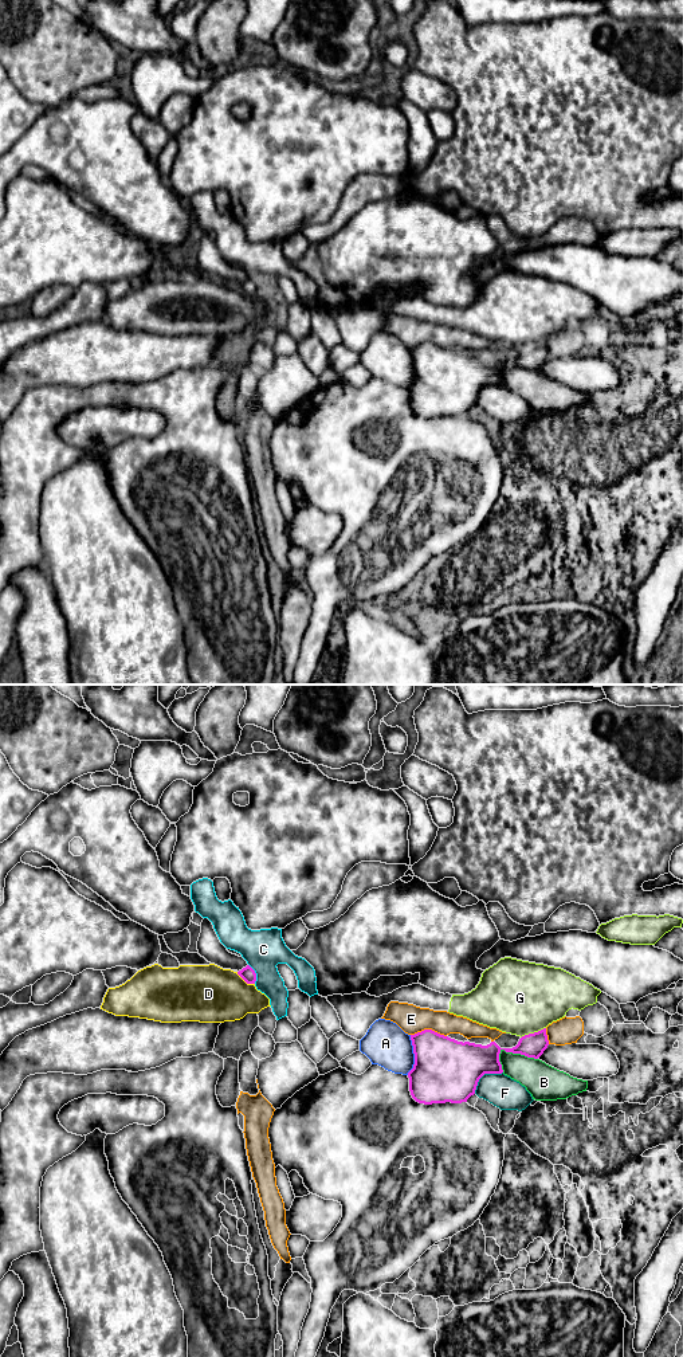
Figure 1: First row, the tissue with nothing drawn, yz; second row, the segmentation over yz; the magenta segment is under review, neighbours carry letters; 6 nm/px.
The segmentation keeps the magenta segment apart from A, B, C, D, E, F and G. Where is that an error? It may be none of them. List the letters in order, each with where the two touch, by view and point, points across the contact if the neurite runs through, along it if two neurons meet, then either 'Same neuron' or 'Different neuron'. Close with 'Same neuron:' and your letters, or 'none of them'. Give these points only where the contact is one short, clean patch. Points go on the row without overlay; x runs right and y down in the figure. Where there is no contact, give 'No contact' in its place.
A: Touches magenta at yz (415, 368). Different neuron
B: Touches magenta at yz (518, 365). Different neuron
C: Touches magenta at yz (255, 286). Boundary: yz (248, 277), (255, 286), (255, 295). Different neuron
D: Touches magenta at yz (246, 294). Different neuron
E: Touches magenta at yz (428, 342). Different neuron
F: Touches magenta at yz (483, 387). Different neuron
G: Touches magenta at yz (534, 345). Different neuron
Same neuron: none of them

